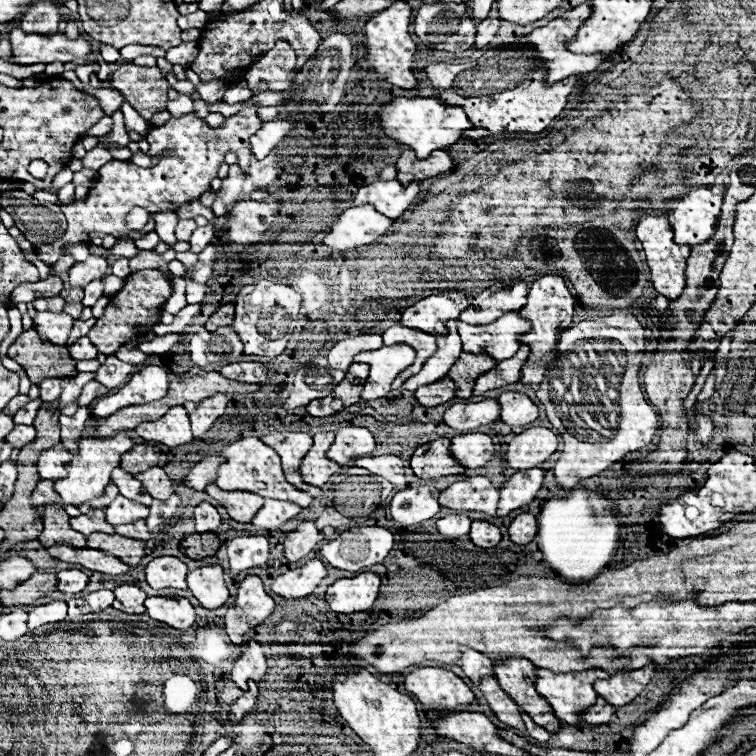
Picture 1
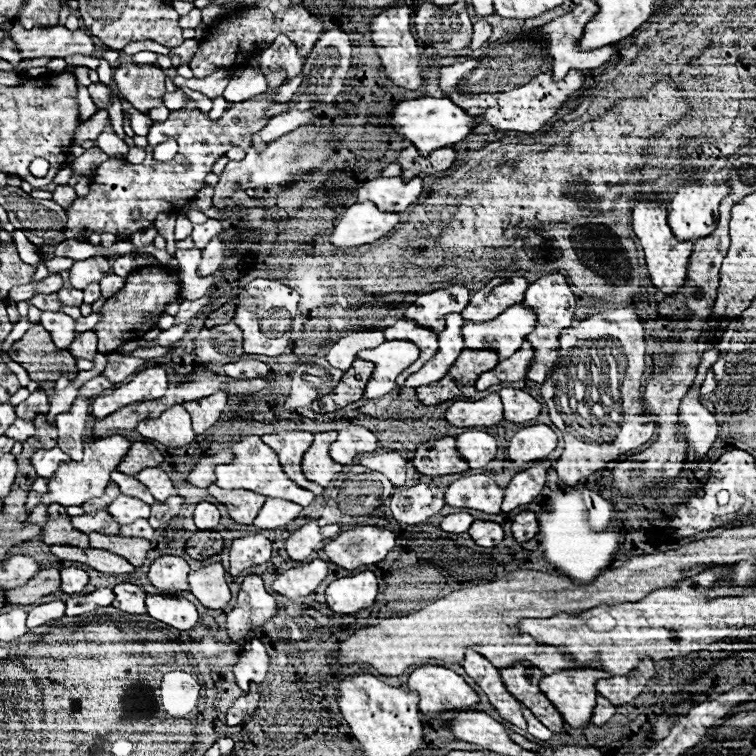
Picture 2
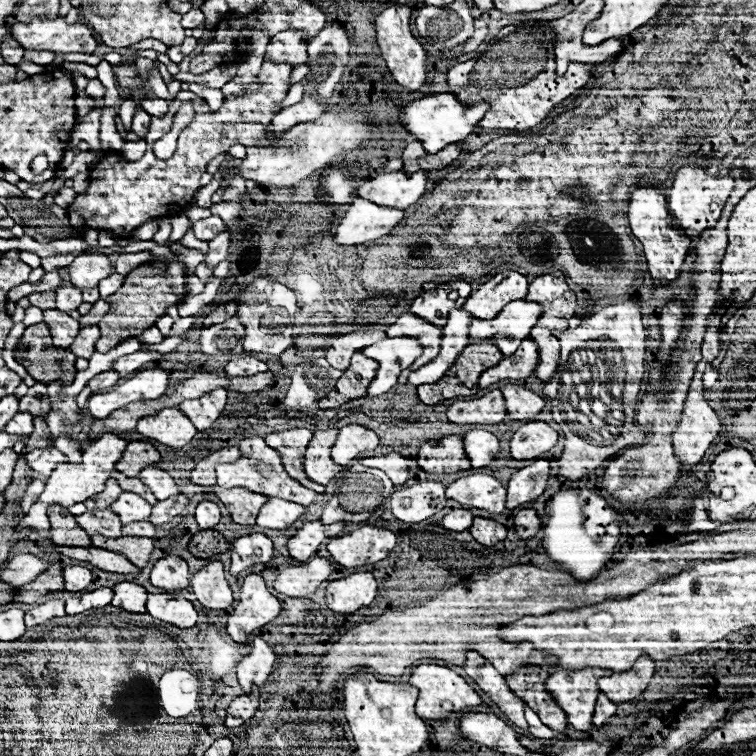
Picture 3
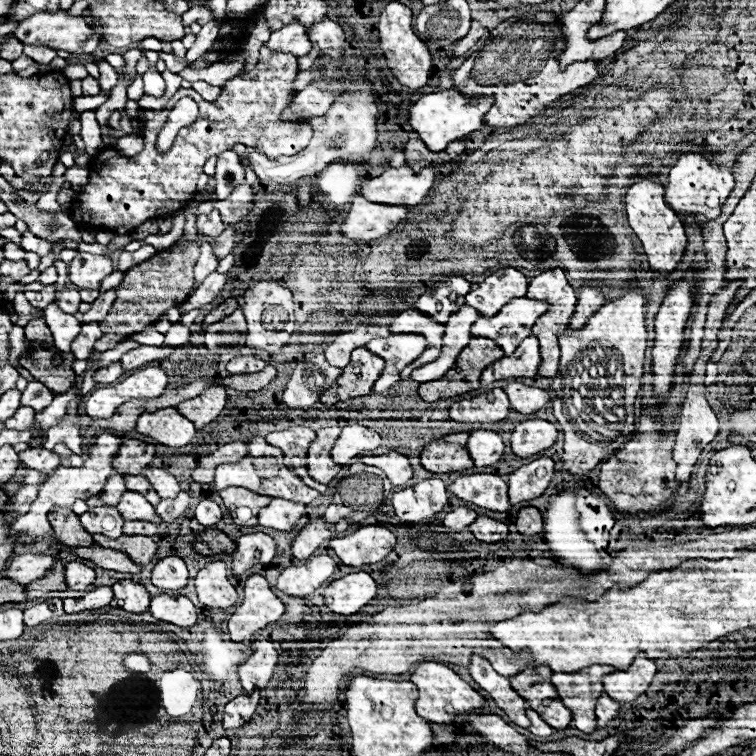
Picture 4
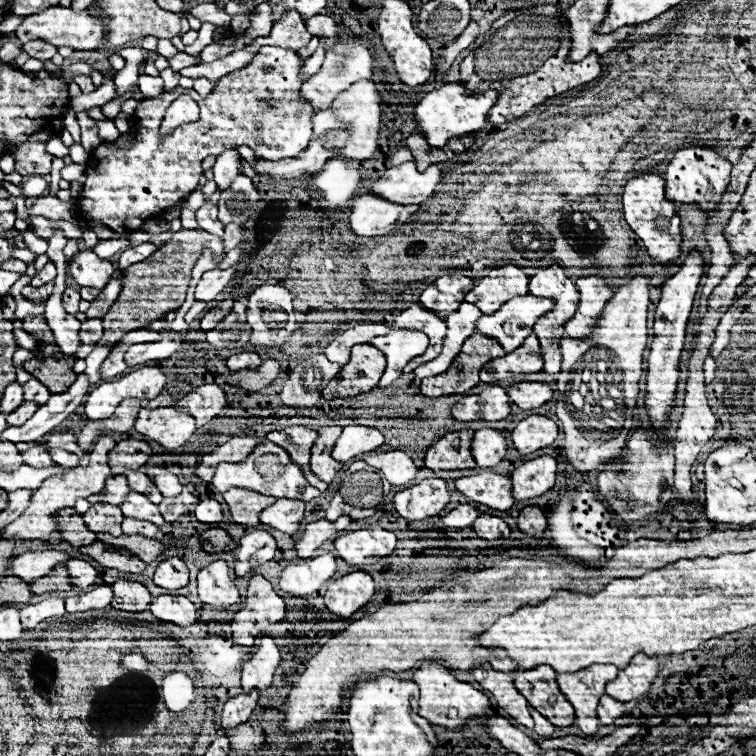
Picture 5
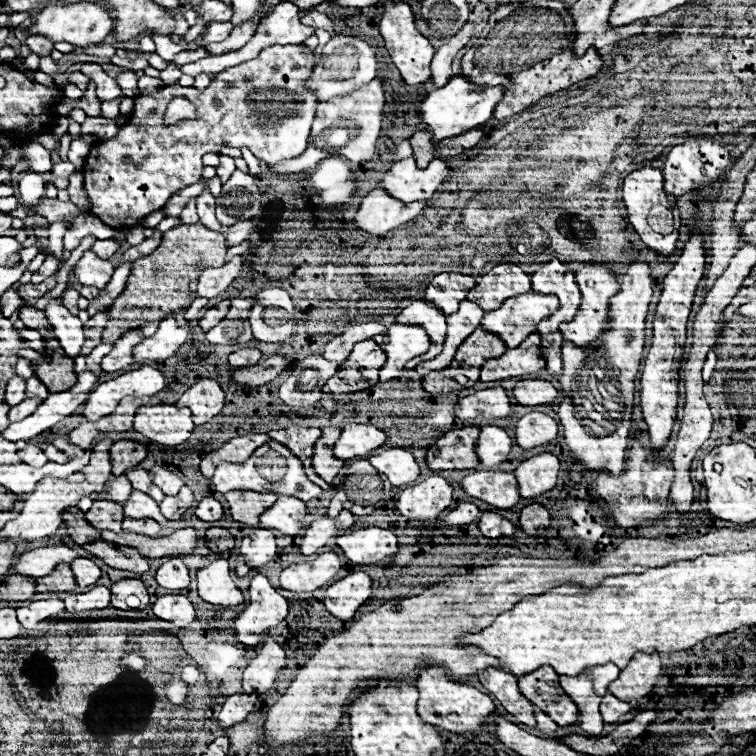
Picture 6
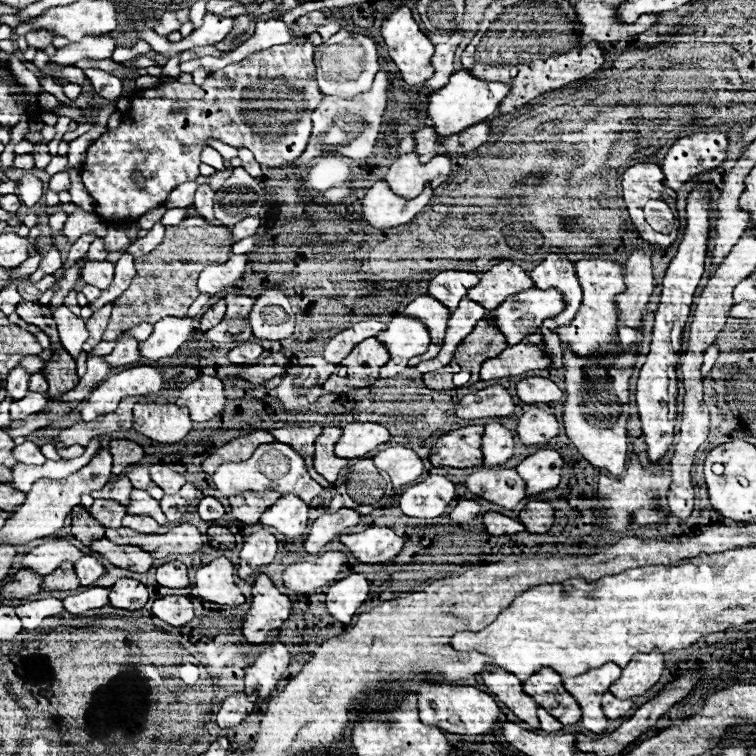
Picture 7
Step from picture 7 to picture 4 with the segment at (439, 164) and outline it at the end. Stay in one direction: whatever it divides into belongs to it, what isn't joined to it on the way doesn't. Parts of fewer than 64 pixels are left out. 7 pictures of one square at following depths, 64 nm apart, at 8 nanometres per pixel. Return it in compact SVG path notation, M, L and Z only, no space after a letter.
M410 166L390 168L372 180L362 182L360 194L366 200L374 200L376 204L390 206L418 206L432 188L434 168L422 168L418 174L410 170Z

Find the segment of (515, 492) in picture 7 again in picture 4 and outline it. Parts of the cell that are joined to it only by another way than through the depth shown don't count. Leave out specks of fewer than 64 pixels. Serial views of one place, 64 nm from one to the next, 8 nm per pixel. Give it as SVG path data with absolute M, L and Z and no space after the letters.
M496 474L460 476L448 486L448 492L464 502L492 512L506 512L510 508L508 484Z

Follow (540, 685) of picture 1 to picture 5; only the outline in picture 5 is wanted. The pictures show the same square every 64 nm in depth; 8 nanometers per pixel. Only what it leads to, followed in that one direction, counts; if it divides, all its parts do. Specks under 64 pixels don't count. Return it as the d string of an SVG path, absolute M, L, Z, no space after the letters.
M594 664L574 674L556 676L560 692L576 710L574 724L584 734L596 734L598 730L596 706L600 696L604 694L606 680L612 680L616 674L618 674L618 668L612 664Z

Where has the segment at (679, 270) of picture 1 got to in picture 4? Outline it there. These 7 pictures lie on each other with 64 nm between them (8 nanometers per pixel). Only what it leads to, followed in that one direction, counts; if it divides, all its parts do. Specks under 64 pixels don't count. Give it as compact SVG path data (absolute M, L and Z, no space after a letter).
M650 180L632 184L628 188L628 194L626 194L626 212L628 212L630 228L634 230L634 234L644 244L644 252L648 256L650 270L662 272L662 274L674 272L676 266L678 266L678 262L682 260L682 254L684 254L688 238L686 238L684 228L680 228L680 234L674 230L674 224L678 224L680 218L664 202L664 186L660 186L656 182L650 182Z

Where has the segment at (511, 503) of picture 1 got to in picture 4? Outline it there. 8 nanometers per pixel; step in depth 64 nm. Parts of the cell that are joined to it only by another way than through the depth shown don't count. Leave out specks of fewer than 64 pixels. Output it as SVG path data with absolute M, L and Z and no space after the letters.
M538 458L526 466L520 466L508 478L508 496L510 504L538 498L546 492L554 476L554 462L550 458Z

